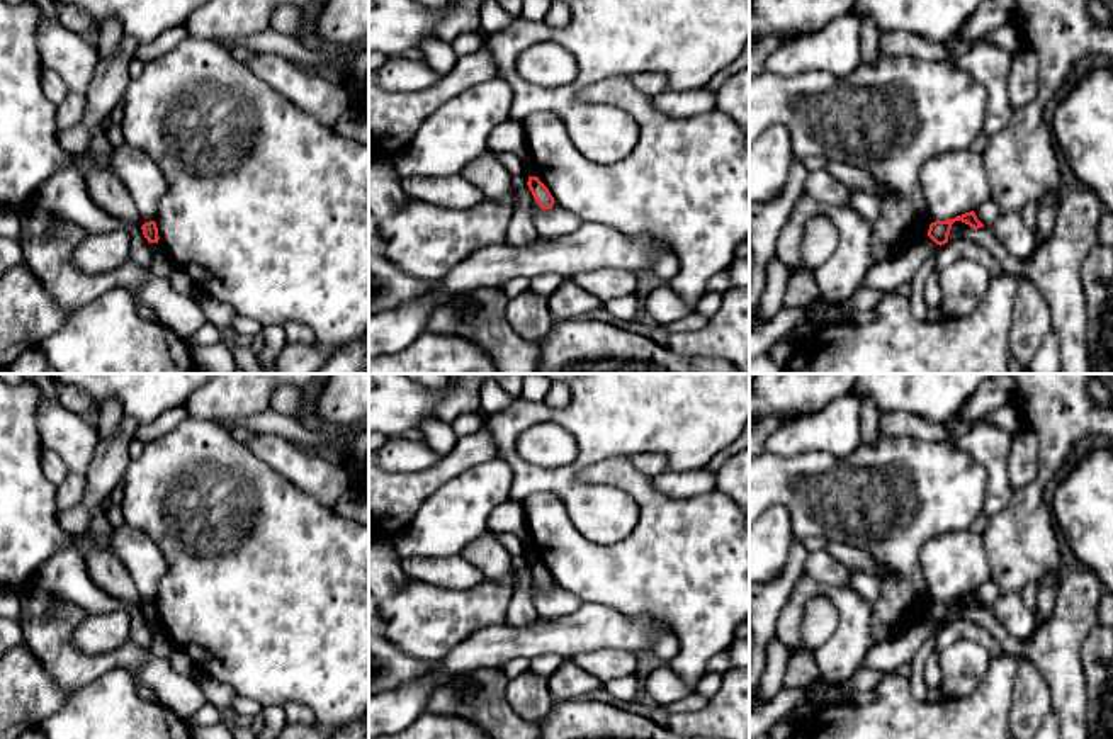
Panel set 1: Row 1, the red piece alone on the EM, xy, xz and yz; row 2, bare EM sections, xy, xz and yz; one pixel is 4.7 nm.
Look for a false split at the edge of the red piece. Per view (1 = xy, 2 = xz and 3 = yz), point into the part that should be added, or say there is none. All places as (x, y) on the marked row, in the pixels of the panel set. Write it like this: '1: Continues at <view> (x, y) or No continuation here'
1: No continuation here
2: No continuation here
3: No continuation here

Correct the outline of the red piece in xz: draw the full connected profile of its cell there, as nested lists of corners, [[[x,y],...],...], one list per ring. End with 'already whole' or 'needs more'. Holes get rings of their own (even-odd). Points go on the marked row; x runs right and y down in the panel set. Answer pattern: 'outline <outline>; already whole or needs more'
outline [[[528,177],[527,185],[540,209],[551,209],[554,206],[554,197],[539,177]]]; already whole

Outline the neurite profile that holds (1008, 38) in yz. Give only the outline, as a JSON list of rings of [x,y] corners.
[[[1013,22],[996,27],[986,39],[1008,53],[1016,53],[1021,48],[1021,34]]]

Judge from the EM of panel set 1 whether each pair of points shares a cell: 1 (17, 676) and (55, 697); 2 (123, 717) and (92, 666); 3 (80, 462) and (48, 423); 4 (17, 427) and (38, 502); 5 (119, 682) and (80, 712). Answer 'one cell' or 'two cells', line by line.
1: one cell
2: two cells
3: one cell
4: one cell
5: one cell

